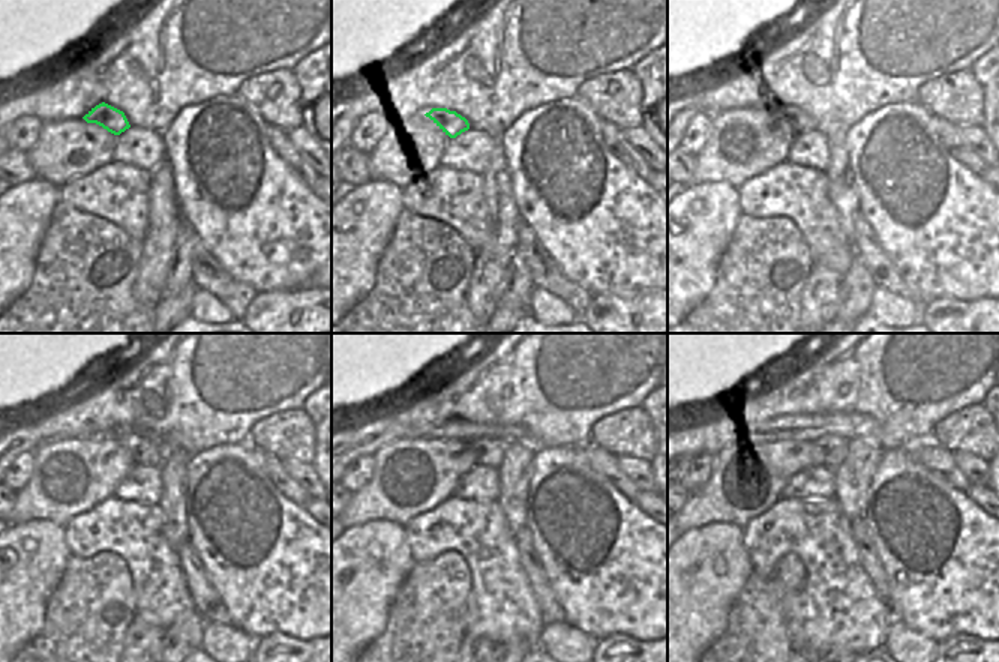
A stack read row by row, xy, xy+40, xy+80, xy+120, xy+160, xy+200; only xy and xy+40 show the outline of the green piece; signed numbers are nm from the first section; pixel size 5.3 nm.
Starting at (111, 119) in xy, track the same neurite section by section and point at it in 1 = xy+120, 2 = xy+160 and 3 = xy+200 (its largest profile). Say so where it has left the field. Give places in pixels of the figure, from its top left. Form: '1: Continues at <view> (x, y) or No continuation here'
1: Continues at xy+120 (146, 452)
2: Continues at xy+160 (489, 452)
3: Continues at xy+200 (834, 451)

